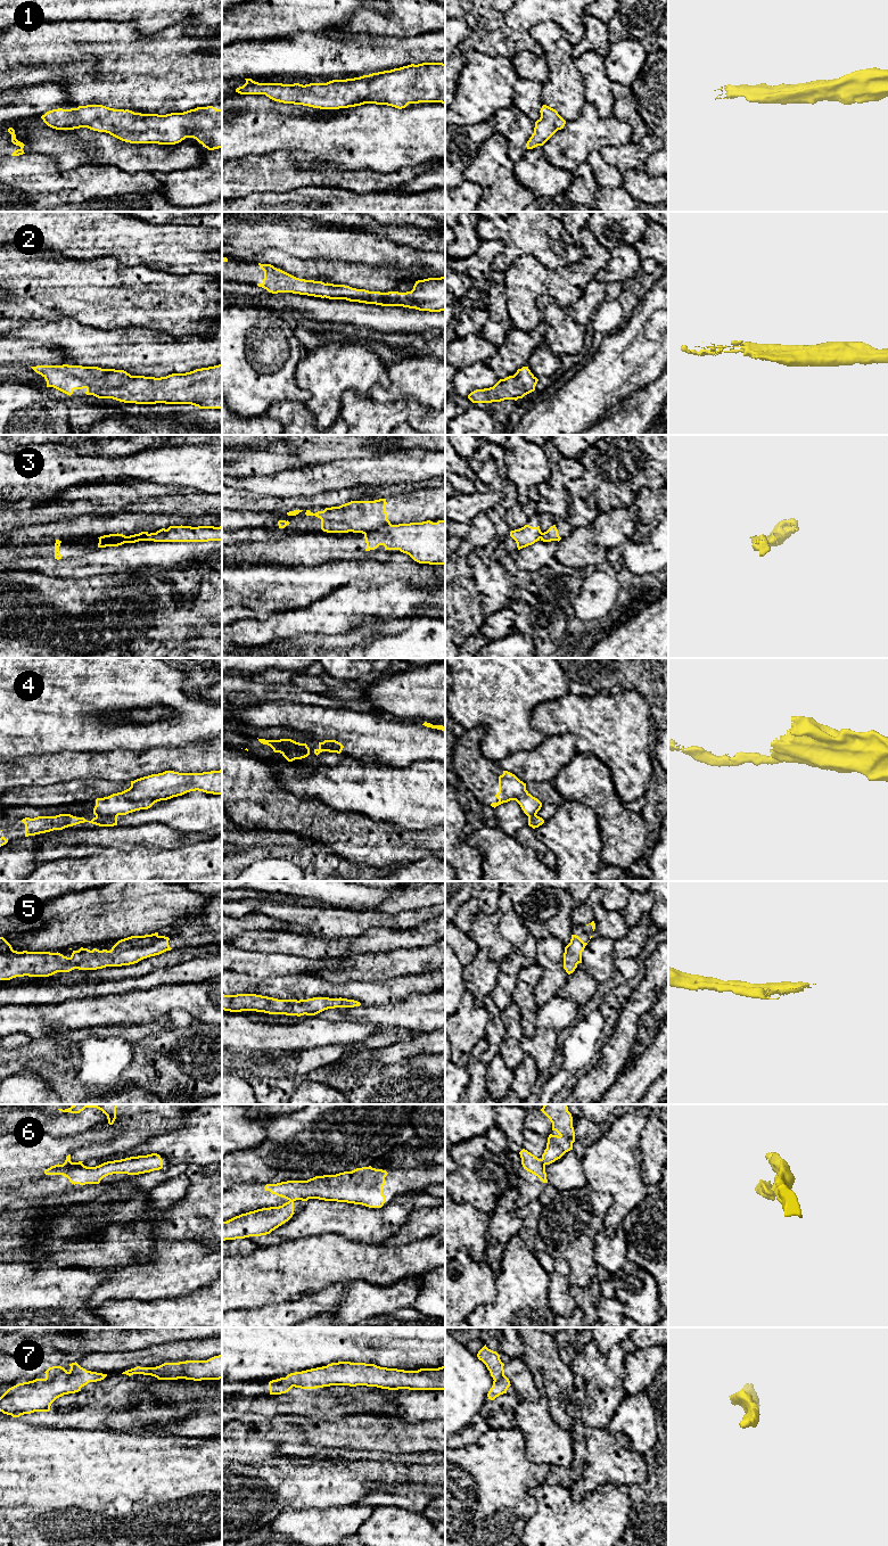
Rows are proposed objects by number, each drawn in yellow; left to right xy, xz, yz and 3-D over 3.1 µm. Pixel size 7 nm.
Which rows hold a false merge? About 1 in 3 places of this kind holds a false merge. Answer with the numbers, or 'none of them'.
3, 4, 6

